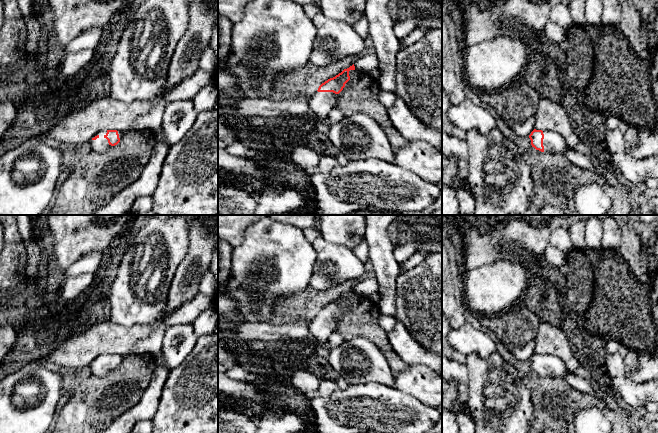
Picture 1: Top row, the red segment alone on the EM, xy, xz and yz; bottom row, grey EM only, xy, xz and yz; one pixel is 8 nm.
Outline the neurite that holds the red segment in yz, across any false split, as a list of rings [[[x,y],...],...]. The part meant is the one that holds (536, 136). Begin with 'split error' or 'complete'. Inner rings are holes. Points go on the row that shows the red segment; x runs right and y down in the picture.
split error; [[[534,129],[529,138],[532,147],[541,152],[559,152],[564,154],[569,148],[565,139],[555,131]]]

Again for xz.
split error; [[[354,64],[322,83],[309,99],[309,106],[316,124],[320,124],[323,118],[328,117],[329,112],[334,108],[338,94],[350,80],[350,70],[355,70]]]

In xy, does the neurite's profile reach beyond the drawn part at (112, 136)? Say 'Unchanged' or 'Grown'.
Grown

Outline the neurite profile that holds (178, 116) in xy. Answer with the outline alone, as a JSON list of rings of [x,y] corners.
[[[192,100],[167,103],[162,114],[162,139],[169,145],[179,142],[191,129],[197,115]]]

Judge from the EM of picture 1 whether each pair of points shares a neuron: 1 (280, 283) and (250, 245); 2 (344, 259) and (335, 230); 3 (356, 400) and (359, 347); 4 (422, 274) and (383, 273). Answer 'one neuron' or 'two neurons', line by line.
1: one neuron
2: two neurons
3: two neurons
4: two neurons

